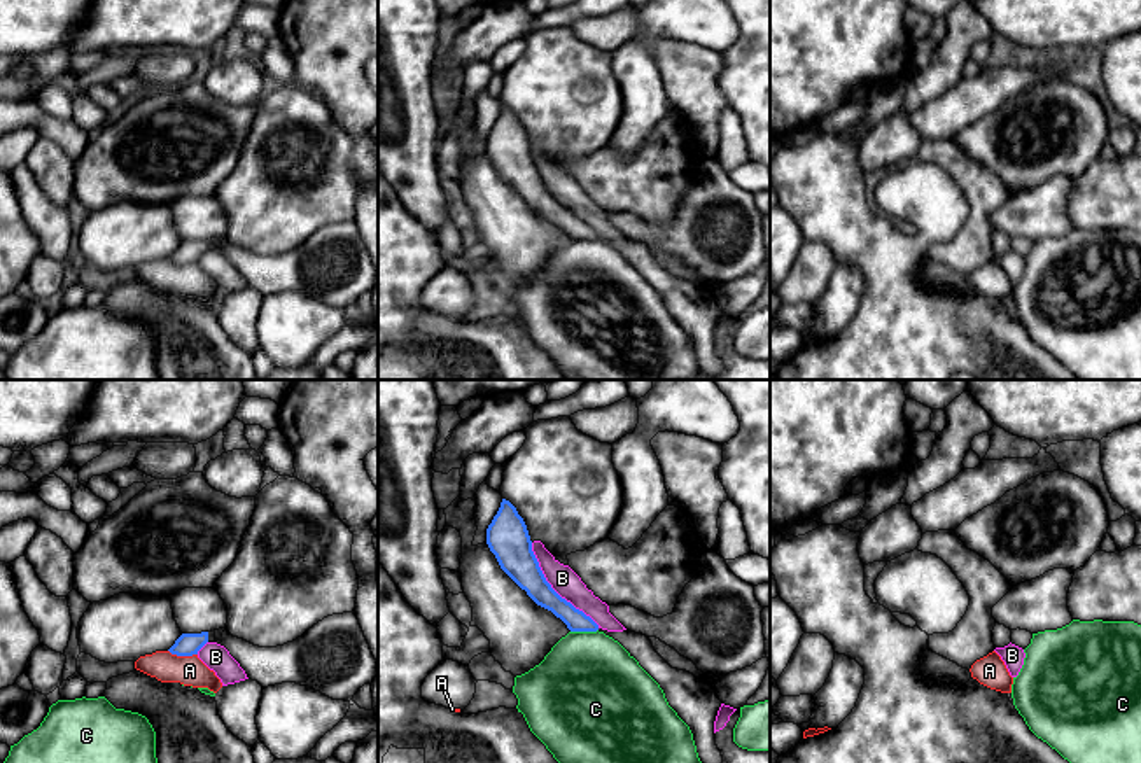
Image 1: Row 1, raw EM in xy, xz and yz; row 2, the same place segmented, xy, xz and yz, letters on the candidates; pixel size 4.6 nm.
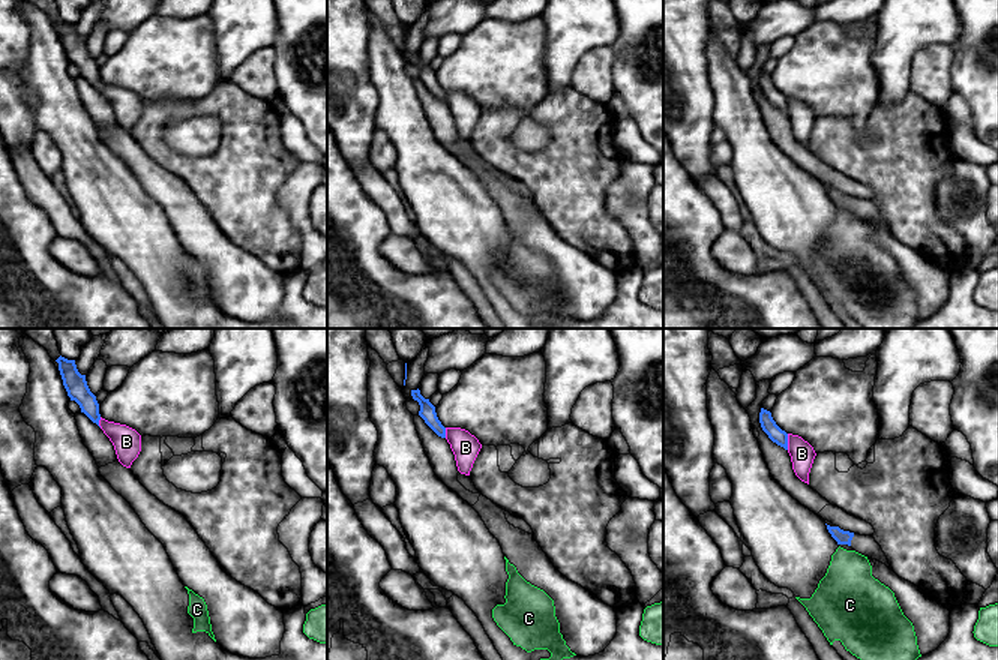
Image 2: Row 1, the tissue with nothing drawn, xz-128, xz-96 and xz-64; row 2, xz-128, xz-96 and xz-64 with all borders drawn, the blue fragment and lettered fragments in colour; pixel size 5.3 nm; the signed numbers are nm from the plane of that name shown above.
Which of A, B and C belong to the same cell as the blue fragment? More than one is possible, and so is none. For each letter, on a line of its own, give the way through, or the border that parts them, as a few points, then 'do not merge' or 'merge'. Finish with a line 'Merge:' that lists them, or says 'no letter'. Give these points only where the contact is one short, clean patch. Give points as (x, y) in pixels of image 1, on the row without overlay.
A: border along xy (168, 258), (177, 263), (196, 263); do not merge
B: do not merge
C: border along xz (597, 237), (571, 240); do not merge
Merge: no letter

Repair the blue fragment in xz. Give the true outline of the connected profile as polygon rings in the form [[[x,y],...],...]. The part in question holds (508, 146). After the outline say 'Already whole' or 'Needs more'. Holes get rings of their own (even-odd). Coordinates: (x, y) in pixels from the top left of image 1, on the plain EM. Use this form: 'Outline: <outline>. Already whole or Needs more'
Outline: [[[502,107],[486,136],[486,152],[500,177],[541,215],[560,226],[570,240],[597,240],[598,233],[562,206],[546,189],[532,159],[532,149],[516,116]]]. Already whole

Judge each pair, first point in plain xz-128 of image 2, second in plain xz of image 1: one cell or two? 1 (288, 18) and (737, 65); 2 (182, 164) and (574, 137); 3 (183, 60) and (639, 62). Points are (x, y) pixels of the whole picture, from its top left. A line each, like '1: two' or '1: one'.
1: one
2: two
3: two

